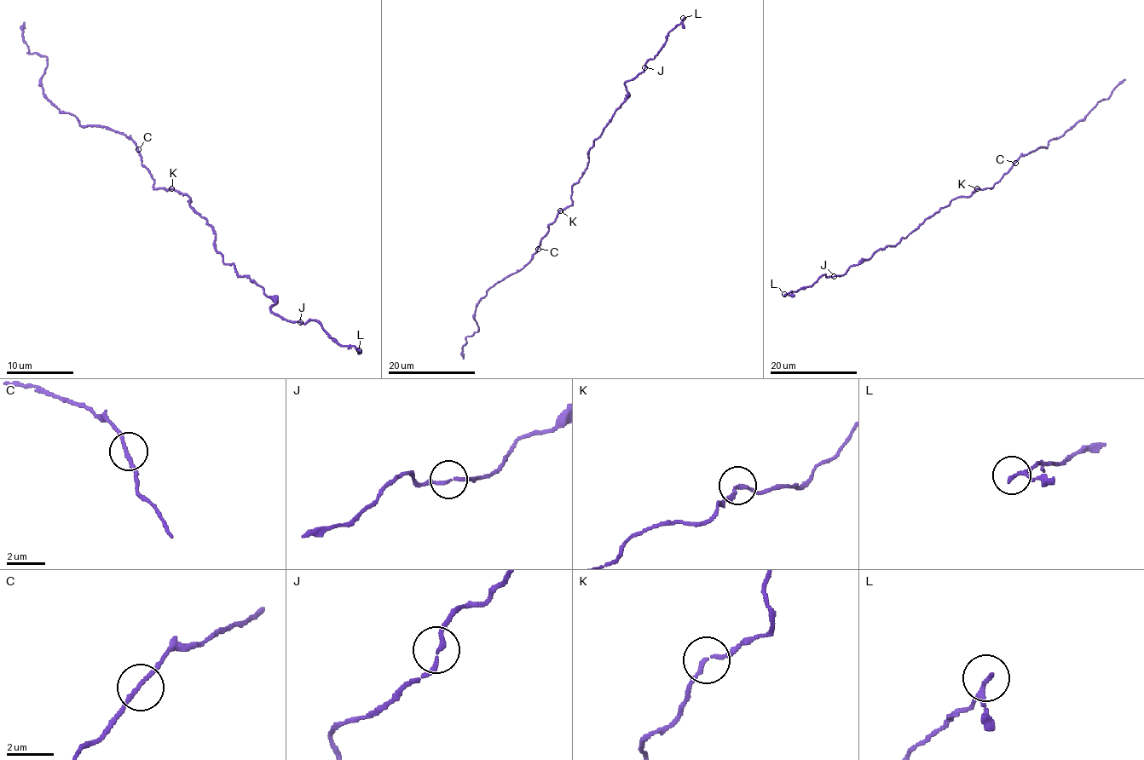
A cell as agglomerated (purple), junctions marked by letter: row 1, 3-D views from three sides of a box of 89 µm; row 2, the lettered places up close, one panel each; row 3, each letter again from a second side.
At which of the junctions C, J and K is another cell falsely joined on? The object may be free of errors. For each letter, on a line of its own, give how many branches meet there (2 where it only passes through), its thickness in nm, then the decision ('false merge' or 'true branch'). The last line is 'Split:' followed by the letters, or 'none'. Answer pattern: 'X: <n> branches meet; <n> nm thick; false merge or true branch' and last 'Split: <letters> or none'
C: 2 branches meet; 170 nm thick; true branch
J: 2 branches meet; 170 nm thick; true branch
K: 2 branches meet; 160 nm thick; true branch
Split: none

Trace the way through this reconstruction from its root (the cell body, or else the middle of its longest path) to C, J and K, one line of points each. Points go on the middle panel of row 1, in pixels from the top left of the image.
C: (571, 197), (572, 204), (561, 209), (548, 226), (548, 232), (538, 249)
J: (571, 197), (572, 186), (587, 166), (590, 149), (626, 97), (625, 83), (634, 78), (644, 67)
K: (571, 197), (572, 204), (560, 210)

